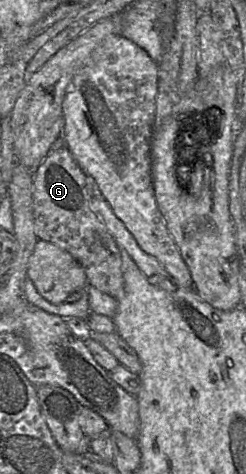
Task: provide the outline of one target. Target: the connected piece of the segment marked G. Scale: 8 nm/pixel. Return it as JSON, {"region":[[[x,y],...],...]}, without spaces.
{"region":[[[66,147],[52,150],[34,173],[33,215],[38,239],[70,253],[83,267],[90,286],[120,300],[124,295],[122,258],[115,239],[91,210],[93,196],[102,196]]]}

